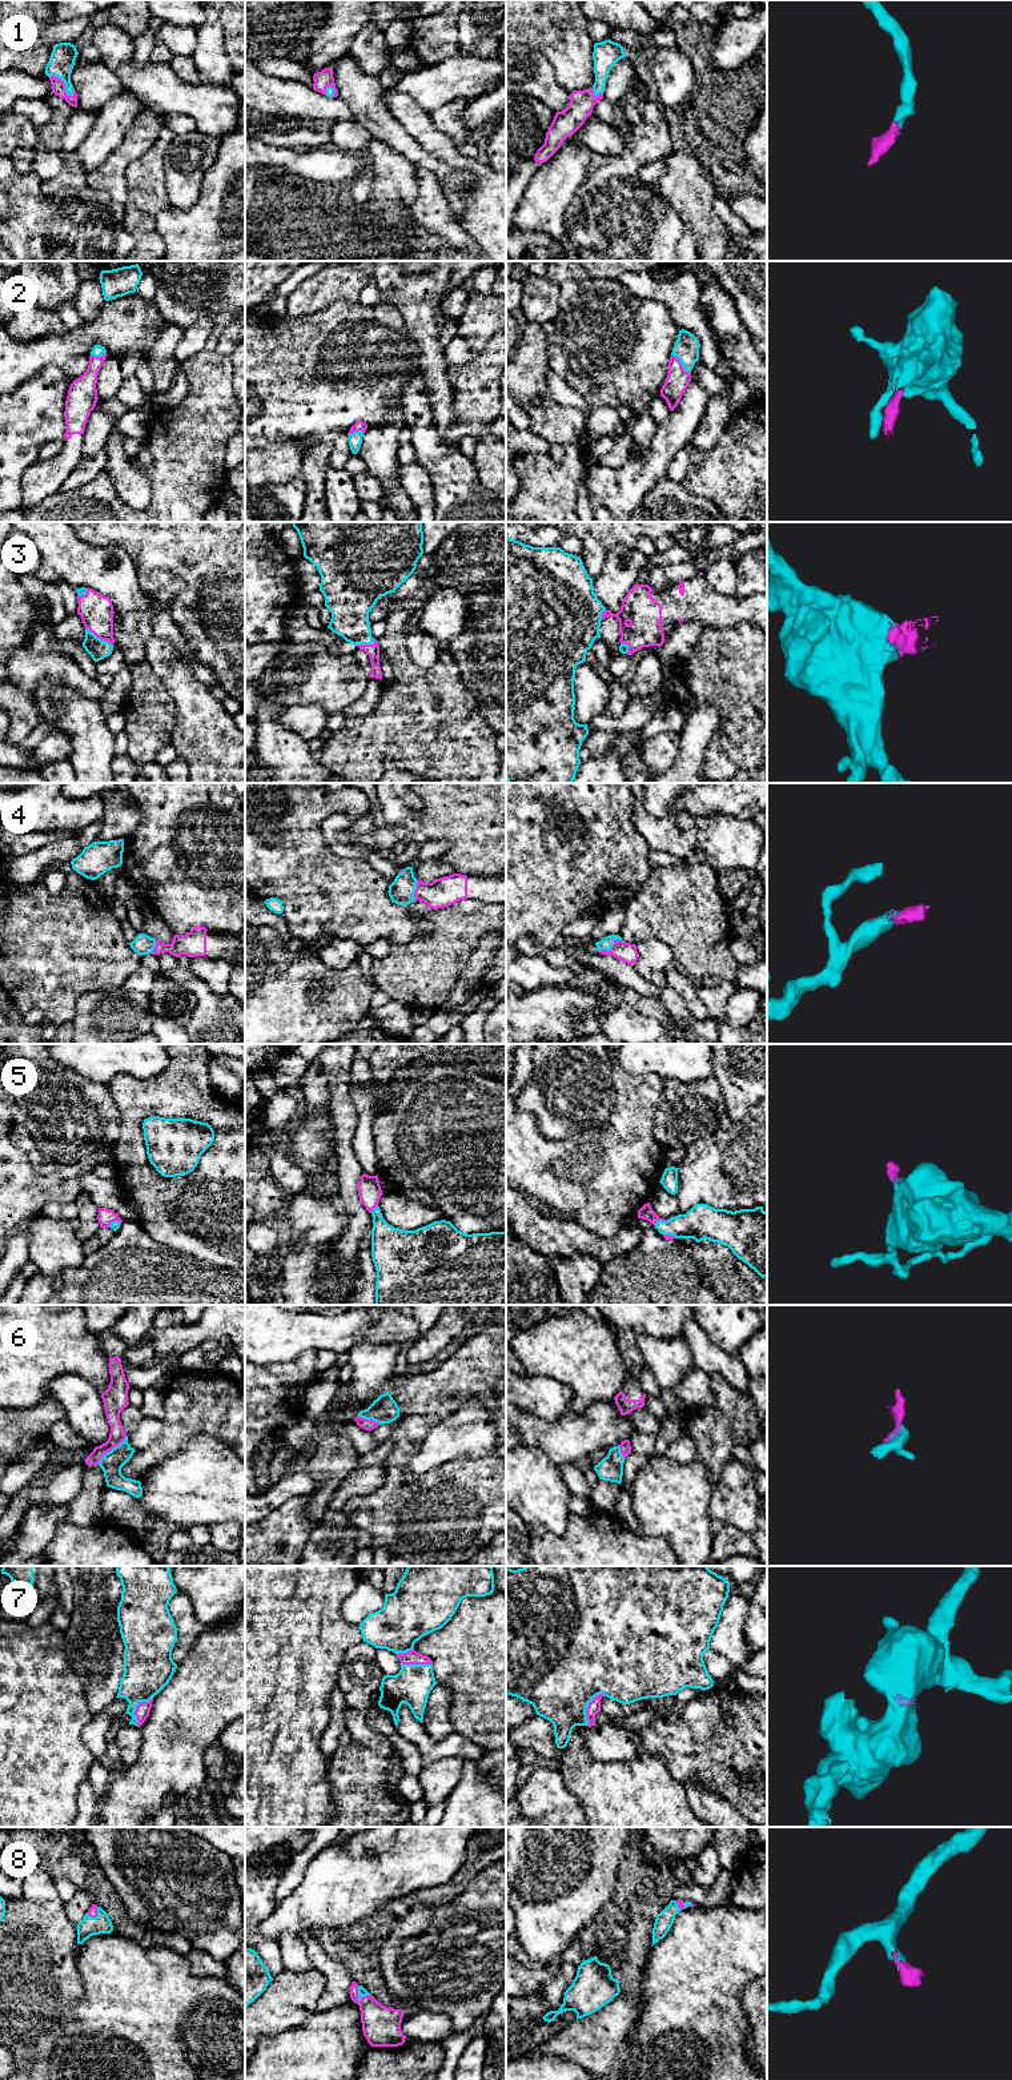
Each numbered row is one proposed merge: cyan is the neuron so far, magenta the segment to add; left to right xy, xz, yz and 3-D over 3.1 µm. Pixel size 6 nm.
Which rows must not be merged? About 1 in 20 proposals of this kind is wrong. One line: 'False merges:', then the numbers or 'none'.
False merges: none

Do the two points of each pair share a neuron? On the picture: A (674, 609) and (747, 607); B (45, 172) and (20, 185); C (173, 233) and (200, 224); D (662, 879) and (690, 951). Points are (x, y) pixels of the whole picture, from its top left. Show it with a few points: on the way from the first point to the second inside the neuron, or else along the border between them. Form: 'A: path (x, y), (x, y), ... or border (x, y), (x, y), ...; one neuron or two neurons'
A: path (693, 609), (729, 609); one neuron
B: border (32, 171), (41, 181); two neurons
C: path (180, 231), (193, 229); one neuron
D: path (673, 896), (690, 915), (690, 934); one neuron

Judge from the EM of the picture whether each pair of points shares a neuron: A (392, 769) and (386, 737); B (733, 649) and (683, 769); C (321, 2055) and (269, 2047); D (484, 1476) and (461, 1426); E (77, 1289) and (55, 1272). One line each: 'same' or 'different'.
A: different
B: different
C: same
D: different
E: different

